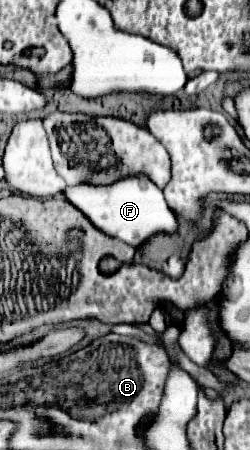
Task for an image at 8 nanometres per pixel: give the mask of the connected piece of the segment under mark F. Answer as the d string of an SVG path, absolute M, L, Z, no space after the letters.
M144 175L122 179L112 187L88 187L86 183L80 187L68 187L64 191L68 201L78 207L100 231L106 235L132 245L134 249L142 247L150 237L158 233L178 233L178 219L172 209L166 205L164 193Z

